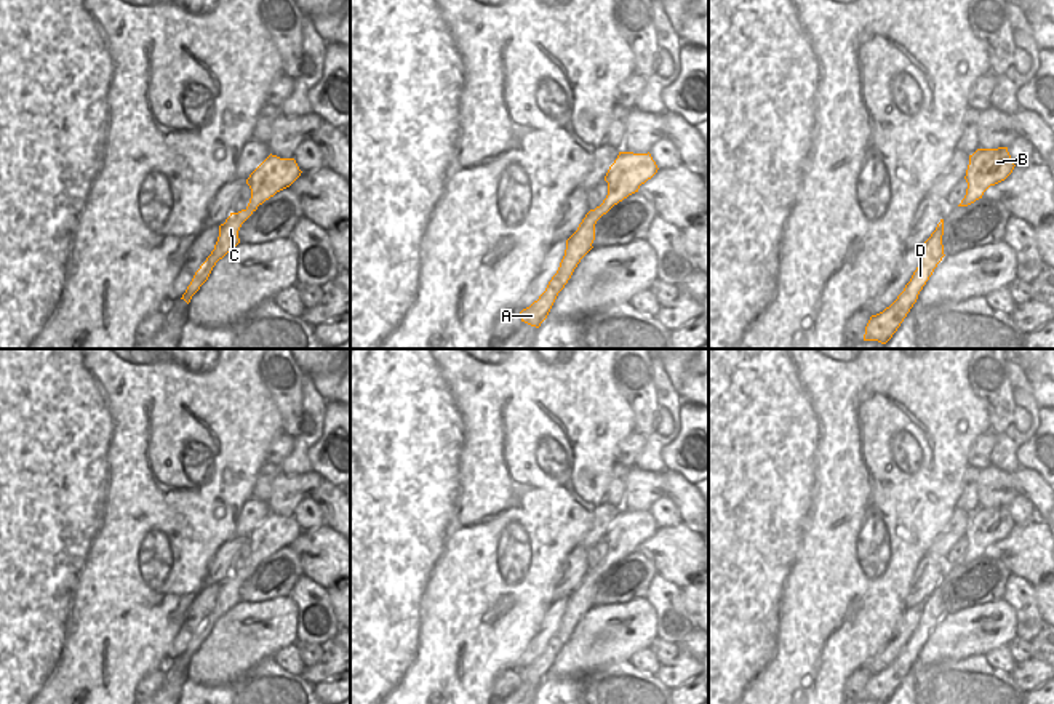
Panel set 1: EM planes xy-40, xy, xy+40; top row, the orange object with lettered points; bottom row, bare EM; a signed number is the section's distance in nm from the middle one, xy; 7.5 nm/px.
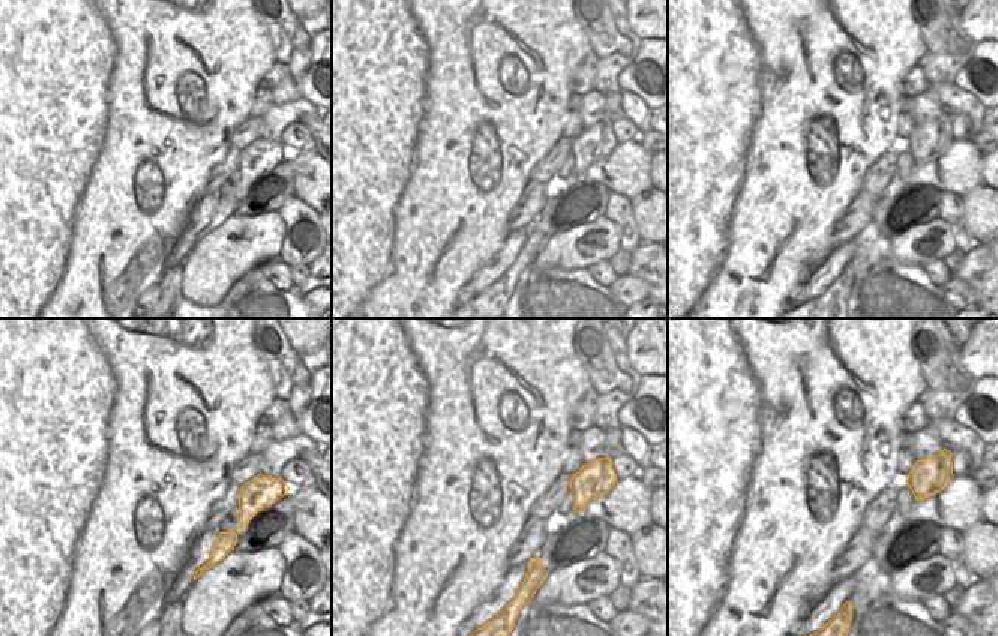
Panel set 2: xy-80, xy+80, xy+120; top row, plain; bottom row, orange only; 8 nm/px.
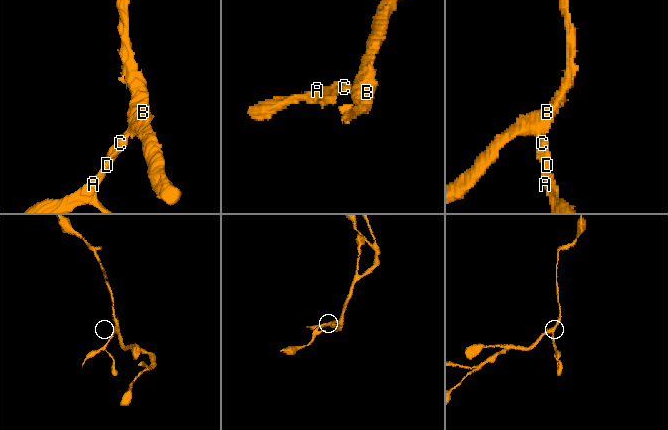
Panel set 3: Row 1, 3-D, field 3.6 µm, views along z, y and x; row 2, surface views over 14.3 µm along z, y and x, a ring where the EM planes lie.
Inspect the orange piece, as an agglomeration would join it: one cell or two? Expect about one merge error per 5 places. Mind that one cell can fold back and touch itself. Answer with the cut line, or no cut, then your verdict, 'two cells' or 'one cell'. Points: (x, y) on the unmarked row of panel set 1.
cut in xy along (602, 562), (603, 572); two cells

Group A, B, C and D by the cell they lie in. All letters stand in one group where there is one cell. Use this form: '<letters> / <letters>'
A C D / B

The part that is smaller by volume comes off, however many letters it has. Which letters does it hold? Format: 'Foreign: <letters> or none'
Foreign: A, C, D

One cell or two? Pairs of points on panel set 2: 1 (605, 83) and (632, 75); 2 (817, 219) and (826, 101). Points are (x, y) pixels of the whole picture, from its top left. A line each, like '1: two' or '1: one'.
1: two
2: one

